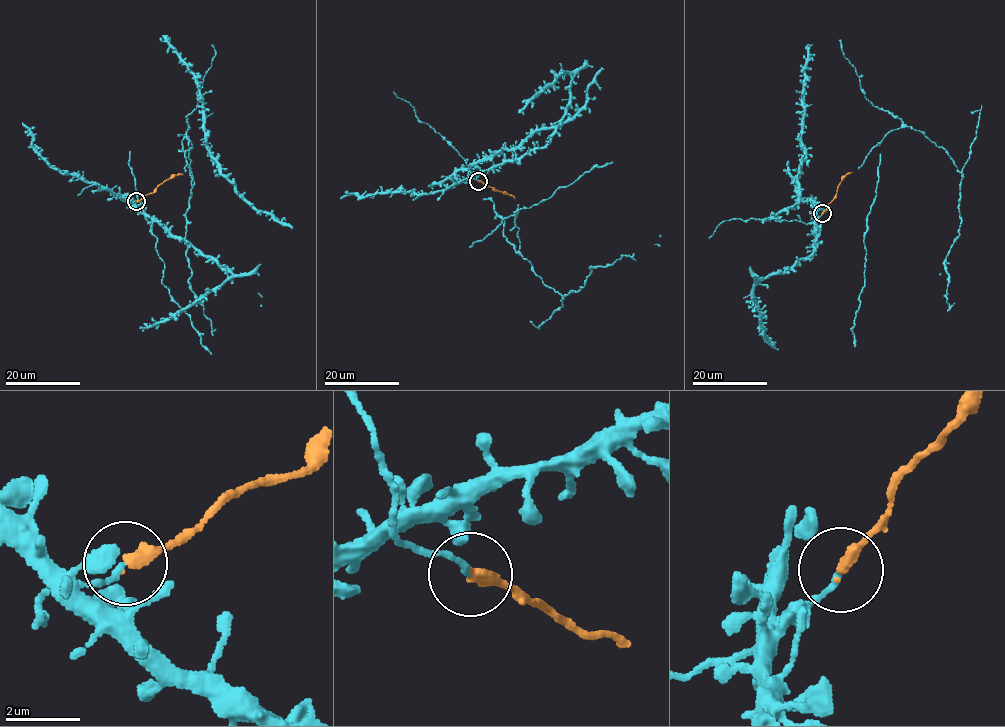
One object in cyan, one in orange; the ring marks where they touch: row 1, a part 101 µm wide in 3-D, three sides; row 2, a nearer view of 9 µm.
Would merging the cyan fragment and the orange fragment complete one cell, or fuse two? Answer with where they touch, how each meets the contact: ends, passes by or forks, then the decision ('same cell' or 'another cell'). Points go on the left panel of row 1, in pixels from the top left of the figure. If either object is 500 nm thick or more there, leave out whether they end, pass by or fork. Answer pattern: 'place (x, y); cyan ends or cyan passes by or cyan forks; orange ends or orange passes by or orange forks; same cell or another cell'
place (136, 201); cyan ends; orange ends; same cell

